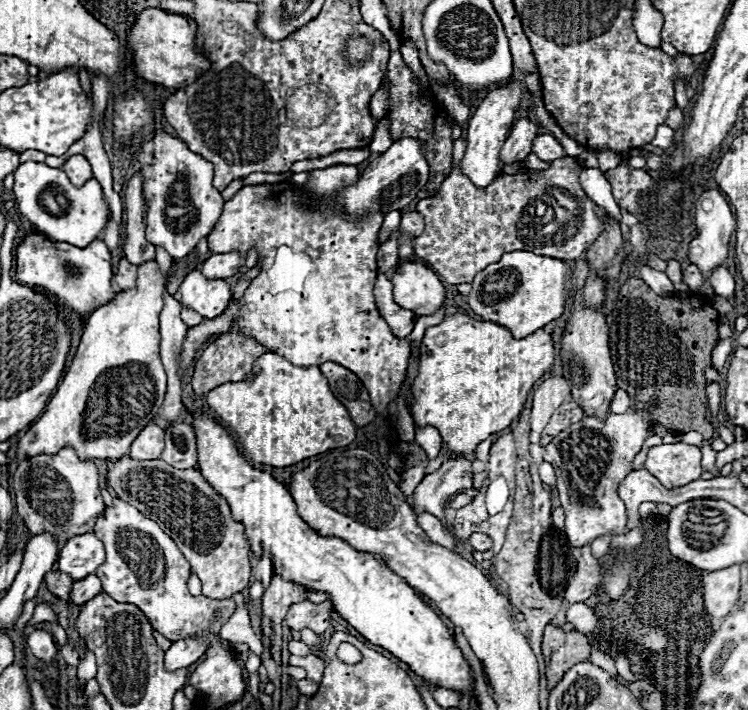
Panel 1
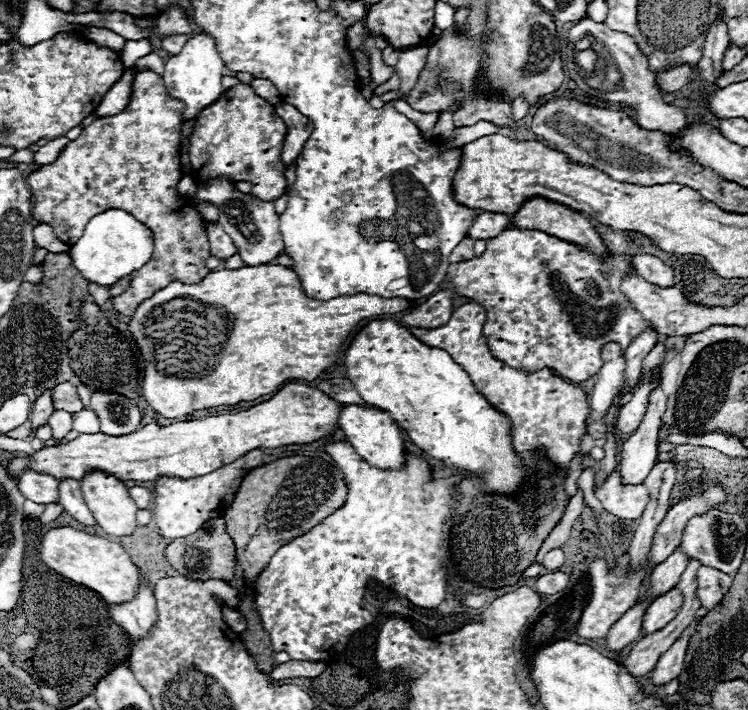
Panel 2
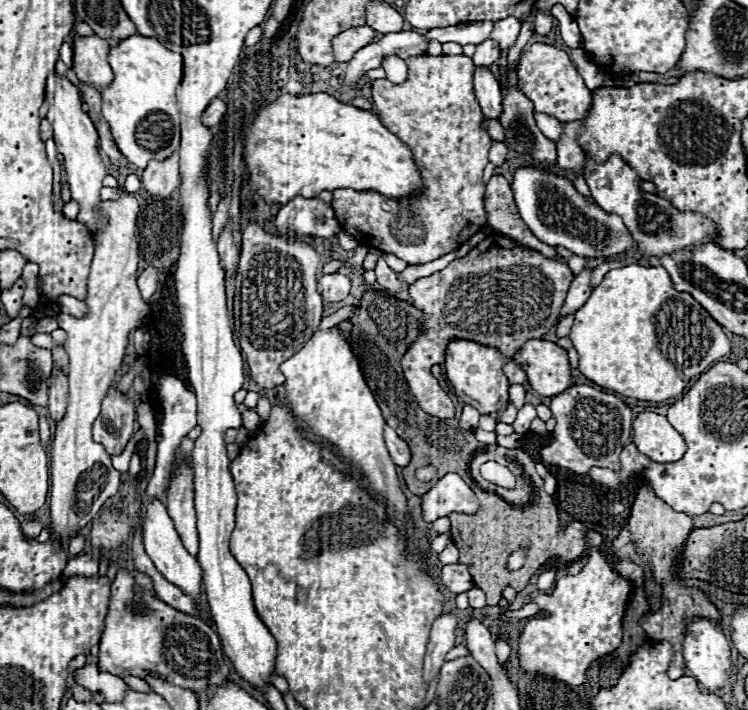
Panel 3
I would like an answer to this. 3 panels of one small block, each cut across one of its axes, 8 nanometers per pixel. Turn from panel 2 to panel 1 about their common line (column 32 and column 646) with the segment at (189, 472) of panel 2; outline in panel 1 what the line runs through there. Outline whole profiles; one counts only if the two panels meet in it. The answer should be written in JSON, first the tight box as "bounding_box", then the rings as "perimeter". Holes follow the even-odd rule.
{"bounding_box":[644,442,700,488],"perimeter":[[[684,442],[652,446],[646,454],[644,468],[664,486],[676,488],[700,478],[700,448]]]}

